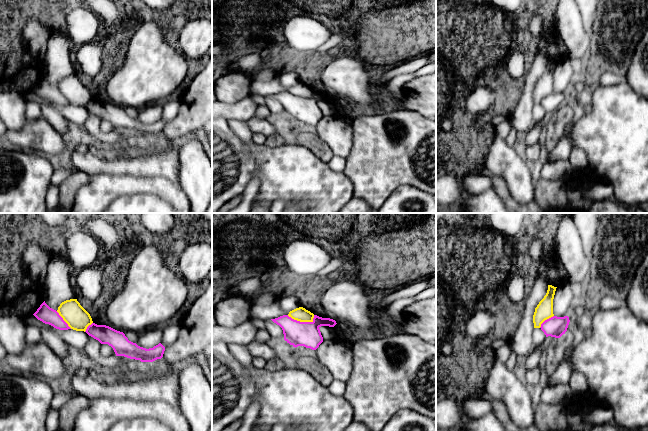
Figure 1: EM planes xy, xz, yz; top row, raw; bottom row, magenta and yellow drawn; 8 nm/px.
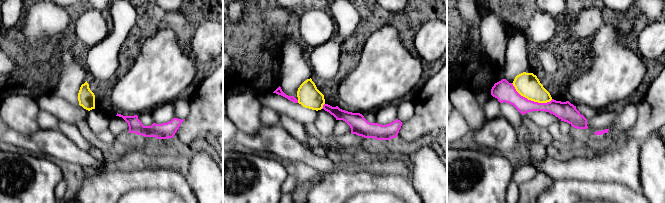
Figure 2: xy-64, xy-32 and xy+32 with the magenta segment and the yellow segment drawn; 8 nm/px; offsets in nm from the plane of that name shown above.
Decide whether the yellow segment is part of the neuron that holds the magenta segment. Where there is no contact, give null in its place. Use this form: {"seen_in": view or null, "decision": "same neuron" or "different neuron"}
{"seen_in": "xz", "decision": "different neuron"}

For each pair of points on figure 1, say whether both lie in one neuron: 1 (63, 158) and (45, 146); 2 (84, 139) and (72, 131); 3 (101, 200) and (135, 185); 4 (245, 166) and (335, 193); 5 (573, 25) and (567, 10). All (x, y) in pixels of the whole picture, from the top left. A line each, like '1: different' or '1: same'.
1: different
2: same
3: same
4: same
5: same

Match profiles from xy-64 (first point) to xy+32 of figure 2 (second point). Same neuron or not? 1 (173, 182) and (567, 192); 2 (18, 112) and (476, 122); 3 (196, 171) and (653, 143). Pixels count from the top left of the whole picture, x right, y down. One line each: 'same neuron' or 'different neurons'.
1: same neuron
2: same neuron
3: same neuron

